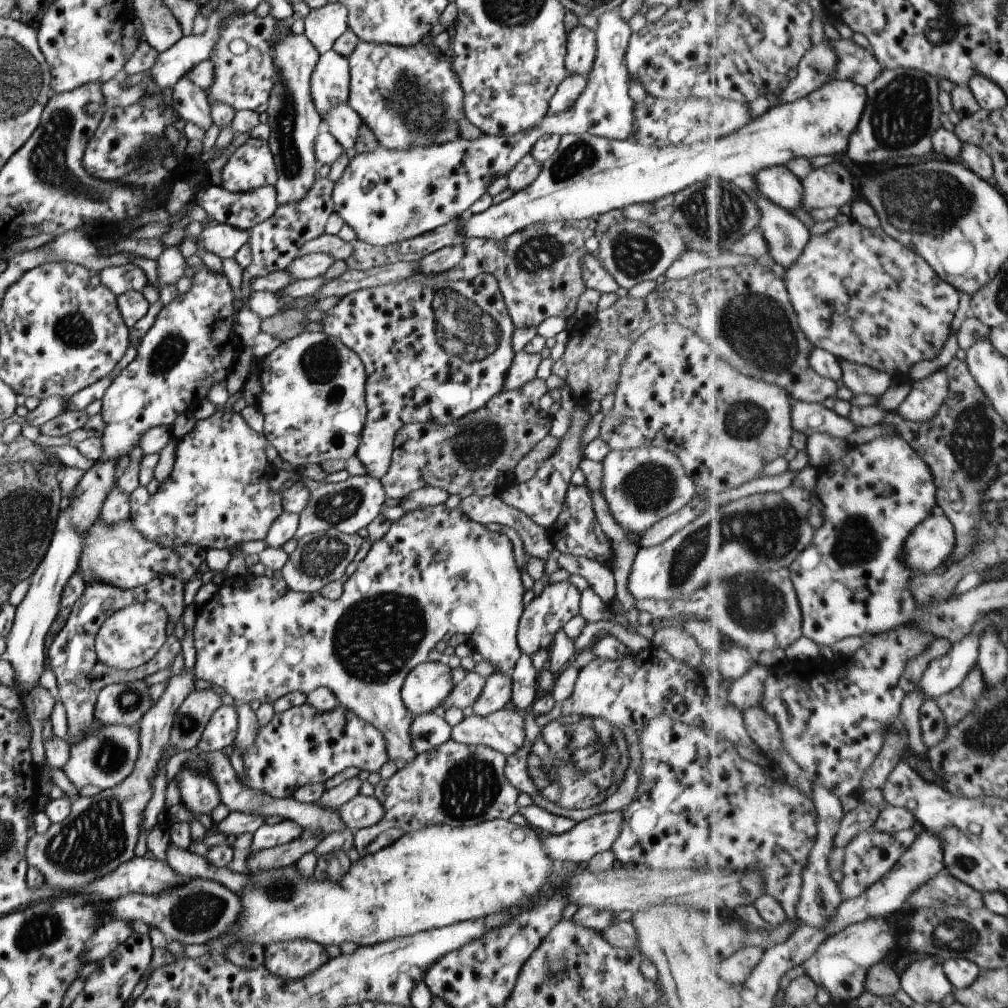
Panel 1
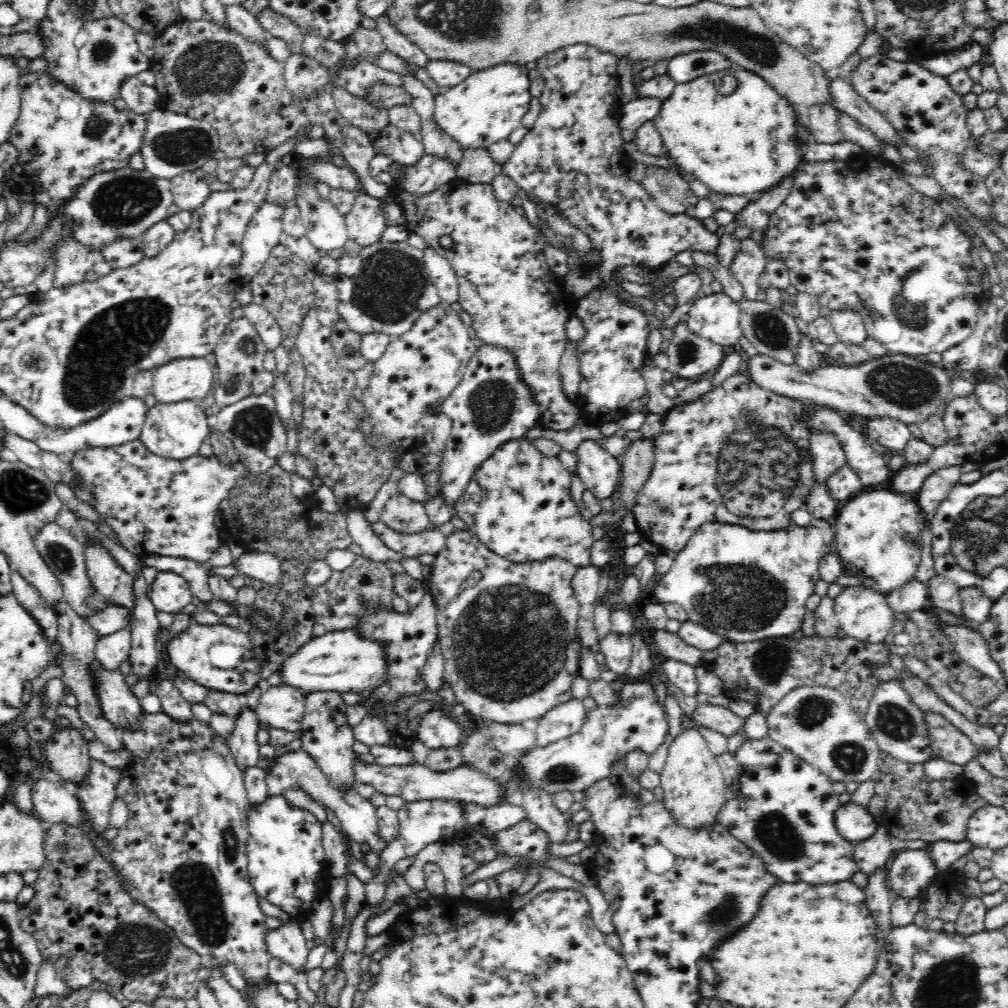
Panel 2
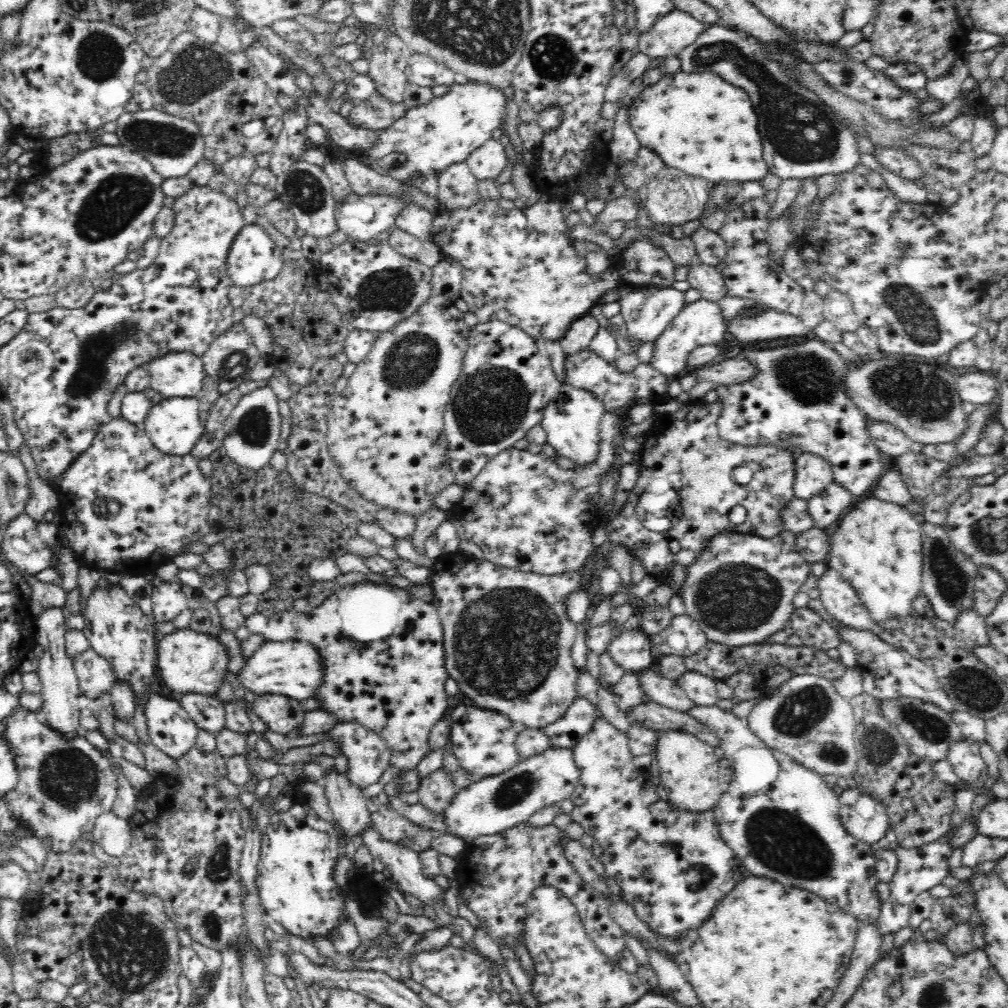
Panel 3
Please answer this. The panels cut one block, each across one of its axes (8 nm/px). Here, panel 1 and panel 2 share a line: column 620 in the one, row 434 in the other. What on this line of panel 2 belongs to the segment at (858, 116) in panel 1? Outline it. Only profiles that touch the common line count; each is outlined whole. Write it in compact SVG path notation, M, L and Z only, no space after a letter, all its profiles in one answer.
M199 401L156 403L148 409L139 439L158 457L185 460L198 455L200 446L208 441L211 423L211 415L206 413L205 405Z

